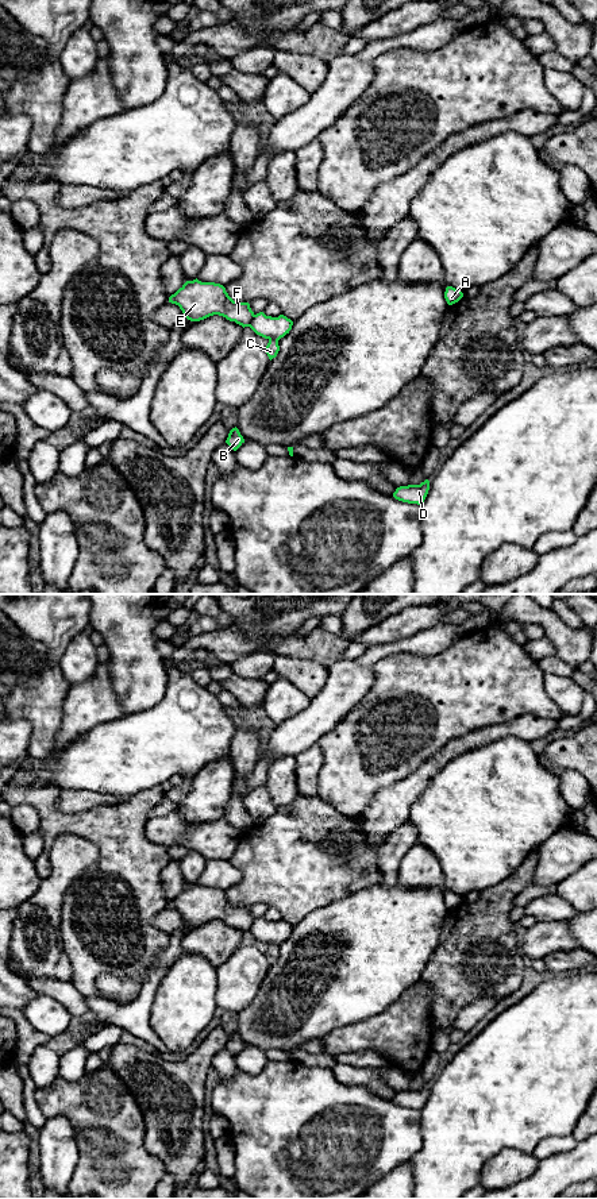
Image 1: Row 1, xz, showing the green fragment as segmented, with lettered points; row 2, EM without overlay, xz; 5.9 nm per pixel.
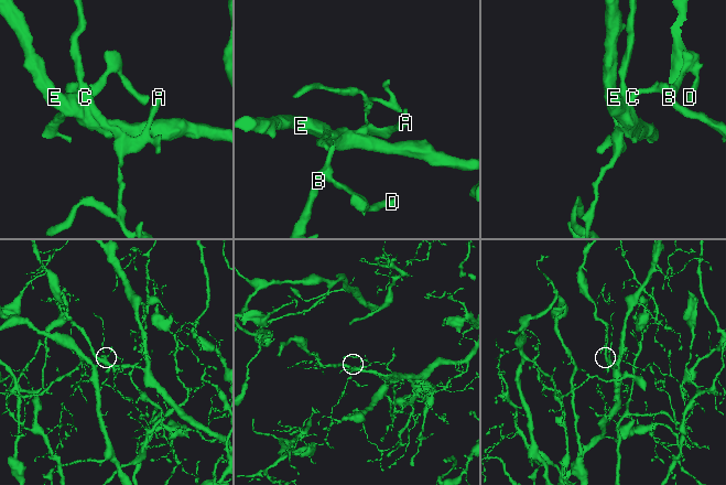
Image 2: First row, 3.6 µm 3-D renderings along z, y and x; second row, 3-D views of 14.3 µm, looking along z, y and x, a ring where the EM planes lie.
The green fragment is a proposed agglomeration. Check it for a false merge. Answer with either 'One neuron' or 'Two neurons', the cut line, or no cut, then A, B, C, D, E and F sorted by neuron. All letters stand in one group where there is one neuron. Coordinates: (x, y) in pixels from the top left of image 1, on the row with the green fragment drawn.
Two neurons. Split along xz (254, 315), (249, 326). Groups: A / B C D E F

